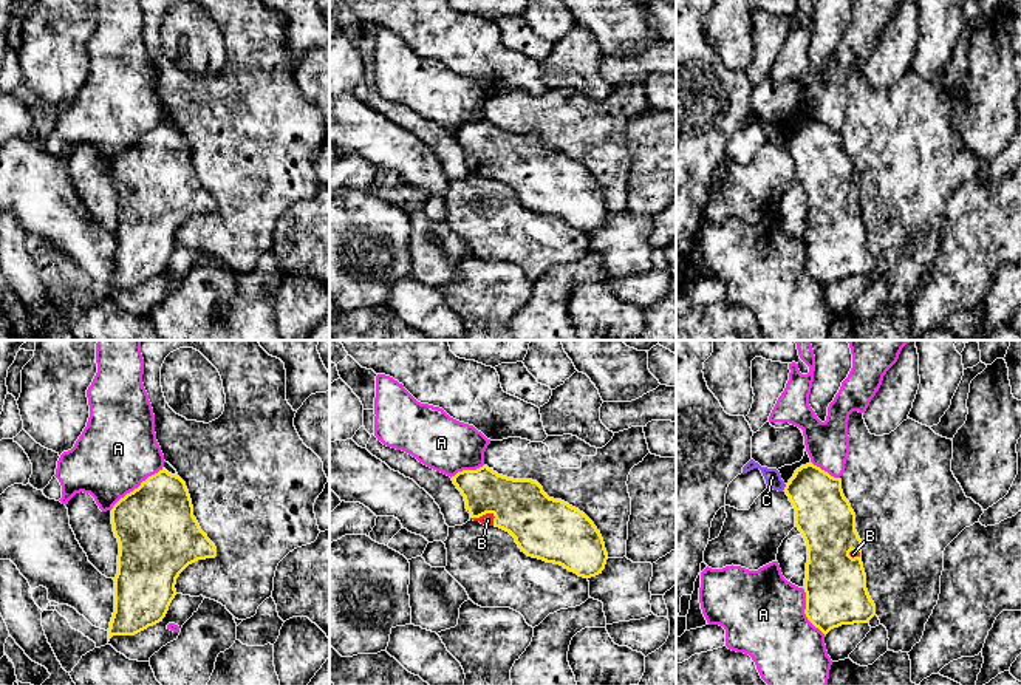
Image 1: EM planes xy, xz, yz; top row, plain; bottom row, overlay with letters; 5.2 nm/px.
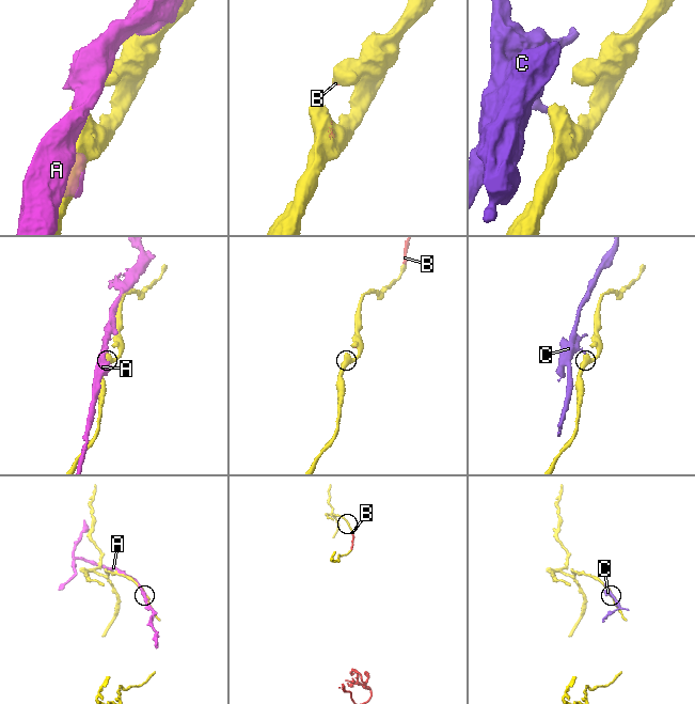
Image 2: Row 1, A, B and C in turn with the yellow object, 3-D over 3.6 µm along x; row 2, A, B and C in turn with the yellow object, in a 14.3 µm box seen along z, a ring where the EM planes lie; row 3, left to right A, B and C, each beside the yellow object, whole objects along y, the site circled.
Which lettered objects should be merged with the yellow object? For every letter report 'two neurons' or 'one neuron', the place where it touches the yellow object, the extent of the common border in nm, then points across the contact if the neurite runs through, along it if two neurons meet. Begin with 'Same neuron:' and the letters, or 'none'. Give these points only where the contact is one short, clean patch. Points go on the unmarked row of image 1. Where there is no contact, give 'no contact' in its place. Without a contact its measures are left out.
Same neuron: B
A: two neurons; contact xy (138, 141); length 360 nm
B: one neuron; contact xz (483, 167); length 140 nm
C: two neurons; contact yz (785, 141); length 40 nm

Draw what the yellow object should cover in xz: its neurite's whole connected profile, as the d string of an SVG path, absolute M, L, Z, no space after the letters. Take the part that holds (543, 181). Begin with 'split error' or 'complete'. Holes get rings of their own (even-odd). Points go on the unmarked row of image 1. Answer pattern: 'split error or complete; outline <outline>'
split error; outline M487 119L458 125L452 135L464 150L470 173L509 186L528 210L560 218L583 232L605 223L608 207L594 176L568 156L549 152L537 135L507 131Z

